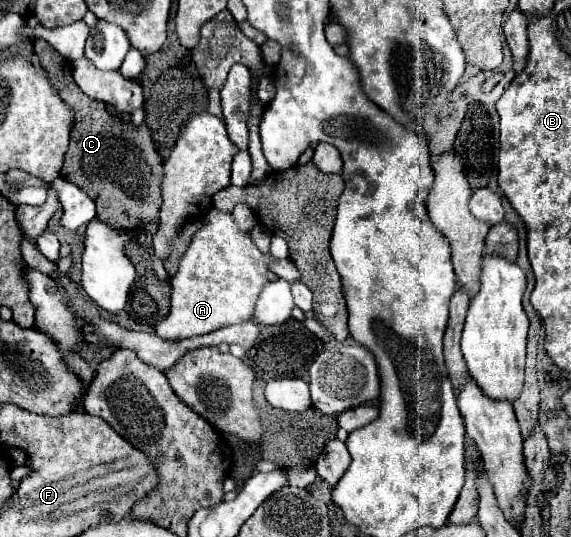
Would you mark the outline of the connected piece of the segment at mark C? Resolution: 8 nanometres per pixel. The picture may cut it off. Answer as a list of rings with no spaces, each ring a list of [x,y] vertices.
[[[38,38],[34,52],[46,70],[58,96],[74,112],[74,126],[70,130],[70,146],[64,158],[60,176],[80,186],[96,204],[96,218],[122,230],[142,230],[150,222],[158,222],[162,204],[160,180],[162,180],[162,158],[158,156],[150,130],[122,122],[112,116],[104,102],[88,98],[72,78],[70,60],[62,58],[46,40]]]

